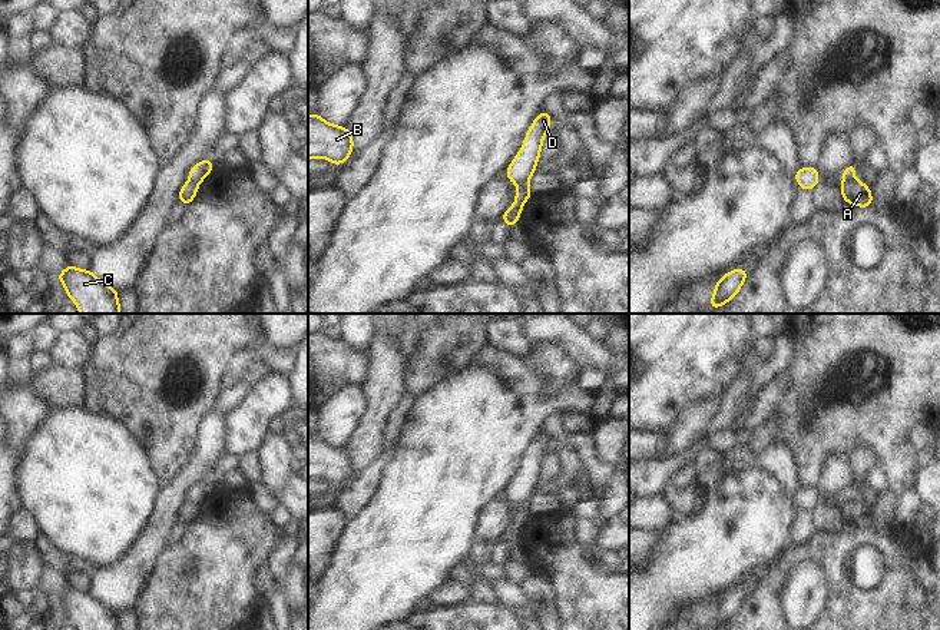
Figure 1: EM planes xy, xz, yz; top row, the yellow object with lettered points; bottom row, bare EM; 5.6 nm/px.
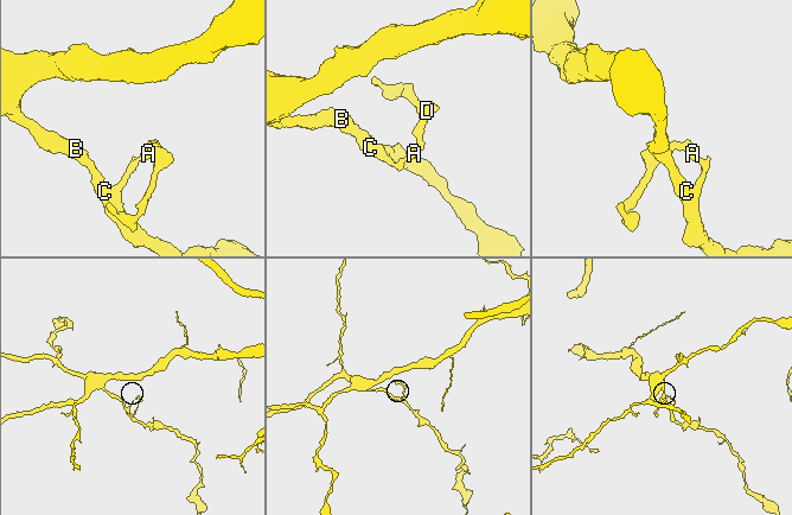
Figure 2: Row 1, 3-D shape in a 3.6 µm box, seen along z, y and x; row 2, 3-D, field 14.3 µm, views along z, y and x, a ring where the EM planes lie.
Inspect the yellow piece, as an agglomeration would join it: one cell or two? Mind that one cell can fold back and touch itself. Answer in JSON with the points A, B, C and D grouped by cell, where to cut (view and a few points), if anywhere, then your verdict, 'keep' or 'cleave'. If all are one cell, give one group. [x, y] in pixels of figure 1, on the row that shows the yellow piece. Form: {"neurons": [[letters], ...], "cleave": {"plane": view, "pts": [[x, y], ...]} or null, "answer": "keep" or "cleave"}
{"neurons": [["A", "B", "C"], ["D"]], "cleave": {"plane": "yz", "pts": [[851, 178], [843, 183]]}, "answer": "cleave"}

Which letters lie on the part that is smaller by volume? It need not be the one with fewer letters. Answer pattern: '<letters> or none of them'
D

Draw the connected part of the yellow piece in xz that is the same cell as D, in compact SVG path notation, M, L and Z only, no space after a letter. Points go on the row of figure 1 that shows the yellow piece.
M542 110L530 126L520 152L506 170L507 179L517 185L516 200L512 206L517 215L522 213L526 199L533 195L529 188L529 179L534 173L539 155L542 152L542 140L550 130L550 120L552 117L549 113Z

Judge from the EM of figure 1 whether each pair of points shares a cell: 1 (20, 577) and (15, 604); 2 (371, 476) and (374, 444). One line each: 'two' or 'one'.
1: two
2: two

